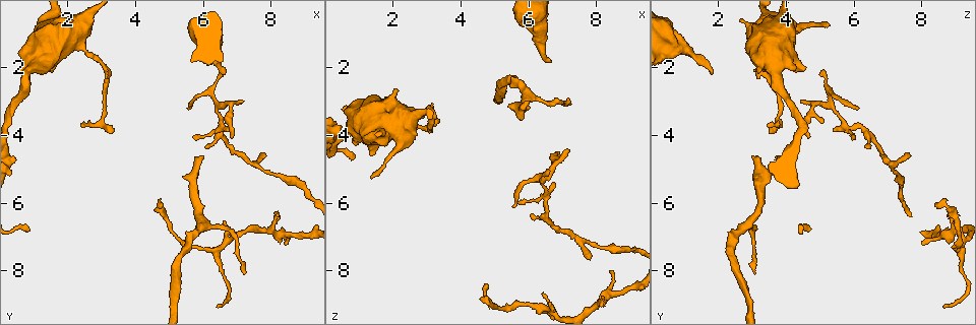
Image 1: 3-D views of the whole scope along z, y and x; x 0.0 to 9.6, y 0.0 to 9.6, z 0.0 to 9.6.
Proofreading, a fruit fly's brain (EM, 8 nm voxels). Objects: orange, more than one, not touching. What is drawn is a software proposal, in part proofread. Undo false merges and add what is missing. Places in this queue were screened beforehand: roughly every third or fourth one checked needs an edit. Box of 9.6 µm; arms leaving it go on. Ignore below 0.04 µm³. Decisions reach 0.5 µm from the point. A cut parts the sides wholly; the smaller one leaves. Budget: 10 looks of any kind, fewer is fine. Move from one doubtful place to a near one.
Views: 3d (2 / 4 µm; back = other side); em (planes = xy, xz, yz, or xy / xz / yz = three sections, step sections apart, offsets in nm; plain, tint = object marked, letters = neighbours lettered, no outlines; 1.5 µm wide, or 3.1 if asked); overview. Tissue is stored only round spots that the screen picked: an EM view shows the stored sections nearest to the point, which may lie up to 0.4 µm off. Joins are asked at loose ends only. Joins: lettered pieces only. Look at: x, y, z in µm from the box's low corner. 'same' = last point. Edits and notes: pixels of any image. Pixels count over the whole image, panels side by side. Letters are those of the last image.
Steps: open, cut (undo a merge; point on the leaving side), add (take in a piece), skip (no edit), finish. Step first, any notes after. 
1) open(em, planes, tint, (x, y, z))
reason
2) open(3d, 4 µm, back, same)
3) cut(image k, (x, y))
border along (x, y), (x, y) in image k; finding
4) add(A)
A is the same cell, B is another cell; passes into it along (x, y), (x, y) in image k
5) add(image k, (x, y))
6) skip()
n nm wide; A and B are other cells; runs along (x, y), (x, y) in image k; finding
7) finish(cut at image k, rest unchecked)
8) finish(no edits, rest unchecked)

open(em, planes, tint, (6.45, 3.40, 5.45))

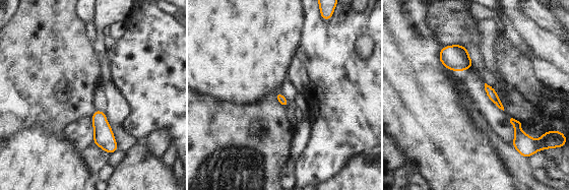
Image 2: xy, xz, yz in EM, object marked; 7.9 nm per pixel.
open(em, planes, letters, same)

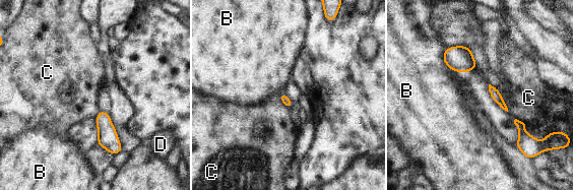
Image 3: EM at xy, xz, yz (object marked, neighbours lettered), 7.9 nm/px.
skip()
B, C and D are other cells; border along (277, 96), (289, 109) in image 3; all the same neuron

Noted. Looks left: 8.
open(em, planes, plain, (7.85, 5.05, 7.20))
narrows sharply

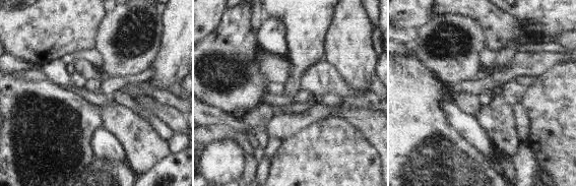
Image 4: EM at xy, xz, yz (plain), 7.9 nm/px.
open(em, planes, letters, same)

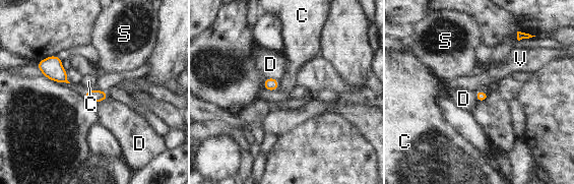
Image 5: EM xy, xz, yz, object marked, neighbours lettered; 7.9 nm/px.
skip()
C, D, S and V are other cells; border along (96, 88), (86, 90) in image 5; all the same neuron

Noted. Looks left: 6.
open(3d, 2 µm, (6.00, 4.60, 2.95))
an open end

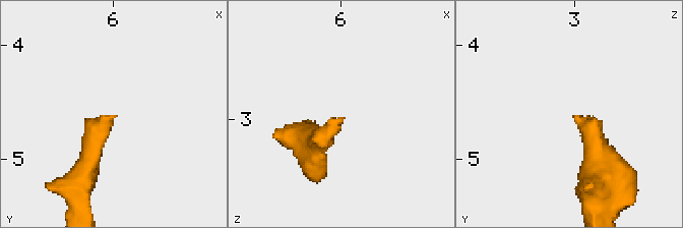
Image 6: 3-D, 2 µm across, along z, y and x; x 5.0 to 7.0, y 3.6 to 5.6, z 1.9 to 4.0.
open(em, planes, plain, (6.02, 4.64, 3.00))

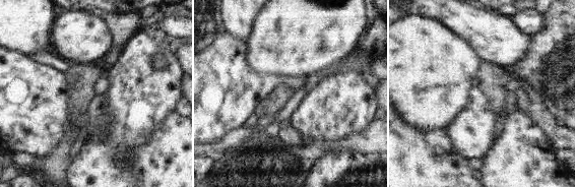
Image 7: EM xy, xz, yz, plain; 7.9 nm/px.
open(em, planes, letters, same)

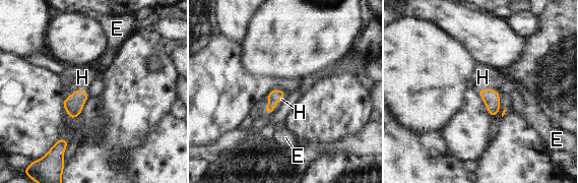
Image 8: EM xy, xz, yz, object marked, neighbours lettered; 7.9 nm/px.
add(H)
H is the same cell, E is another cell; passes into it along (491, 98), (482, 88), (483, 77) in image 8; it goes on there

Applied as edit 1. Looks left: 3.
open(em, xz, step 4, letters, (4.85, 6.10, 8.30))

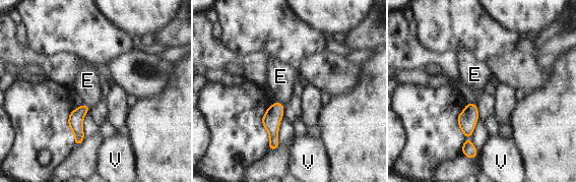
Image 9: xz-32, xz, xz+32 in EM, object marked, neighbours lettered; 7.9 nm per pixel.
skip()
E and V are other cells; border along (276, 101), (283, 105) in image 9; none of them fits

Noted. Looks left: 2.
finish(add at image 8, rest unchecked)

